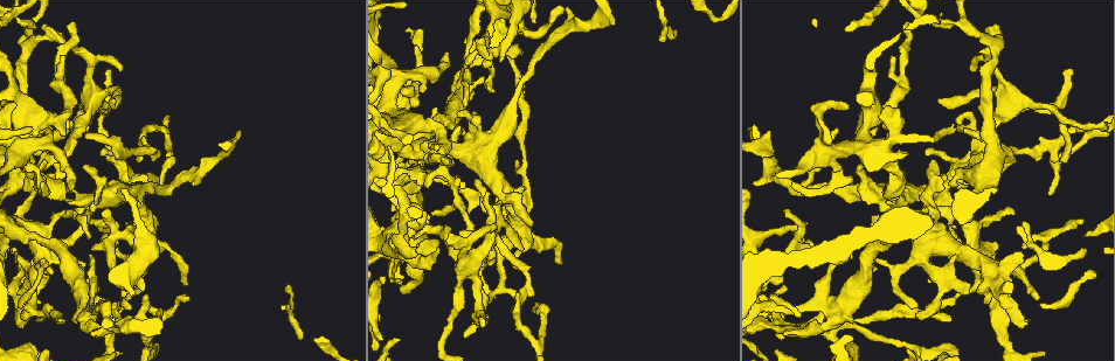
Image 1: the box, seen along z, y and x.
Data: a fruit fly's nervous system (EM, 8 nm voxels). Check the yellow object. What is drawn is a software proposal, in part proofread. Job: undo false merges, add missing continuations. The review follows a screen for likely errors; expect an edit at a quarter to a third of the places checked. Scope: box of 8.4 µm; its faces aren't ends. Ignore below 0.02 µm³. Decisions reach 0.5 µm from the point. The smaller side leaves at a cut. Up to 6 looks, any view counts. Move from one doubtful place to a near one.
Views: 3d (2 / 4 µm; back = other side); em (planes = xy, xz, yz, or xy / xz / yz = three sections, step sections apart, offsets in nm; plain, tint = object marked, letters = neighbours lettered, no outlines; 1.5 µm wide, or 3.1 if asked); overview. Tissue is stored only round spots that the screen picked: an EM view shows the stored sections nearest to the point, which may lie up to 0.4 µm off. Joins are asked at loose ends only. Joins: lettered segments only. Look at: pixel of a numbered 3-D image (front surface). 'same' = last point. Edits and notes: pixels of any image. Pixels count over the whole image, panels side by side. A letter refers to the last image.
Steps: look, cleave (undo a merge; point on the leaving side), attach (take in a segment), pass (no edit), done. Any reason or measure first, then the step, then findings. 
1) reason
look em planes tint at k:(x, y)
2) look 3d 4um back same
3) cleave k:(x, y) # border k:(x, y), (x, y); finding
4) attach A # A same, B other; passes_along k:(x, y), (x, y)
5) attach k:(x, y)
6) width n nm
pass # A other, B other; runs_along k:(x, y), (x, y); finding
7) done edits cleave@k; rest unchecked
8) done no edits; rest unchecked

branch point
look 3d 4um at 1:(944, 184)

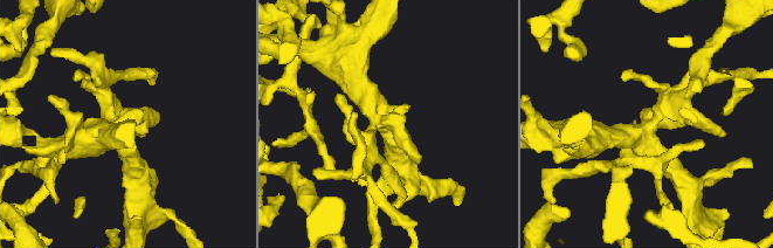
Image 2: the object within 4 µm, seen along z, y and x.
now the EM
look em planes tint at 2:(376, 121)

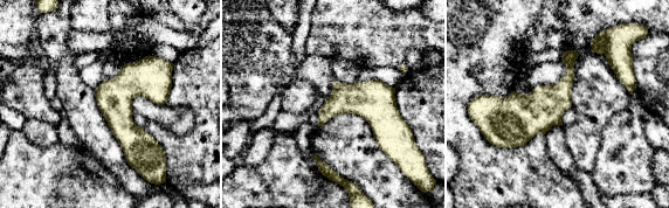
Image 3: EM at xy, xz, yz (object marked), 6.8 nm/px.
look em planes letters same

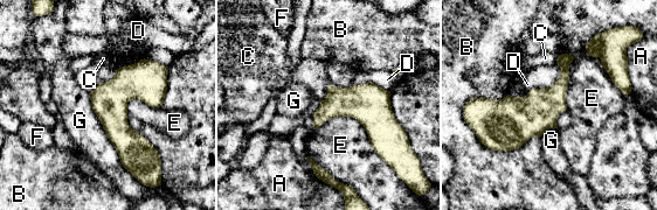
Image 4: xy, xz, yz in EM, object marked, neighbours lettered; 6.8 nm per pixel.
width 200 nm; longest_contact E 500 nm
pass # A other, B other, C other, D other, E other, F other, G other; one cell here

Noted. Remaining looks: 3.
an open end
look em planes letters at 1:(88, 280)

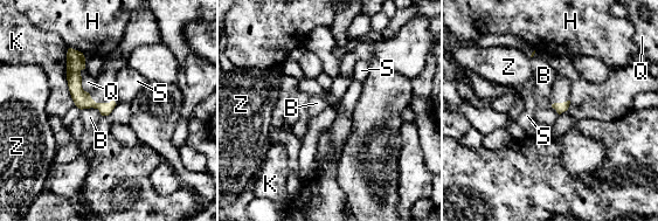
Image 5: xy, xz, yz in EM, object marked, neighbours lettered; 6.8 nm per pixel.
pass # B other, H other, K other, Q other, S other, Z other; runs_along 5:(70, 52), (75, 88), (105, 112); no lettered segment goes on from it

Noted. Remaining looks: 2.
a narrow waist
look em yz step 4 tint at 1:(896, 173)

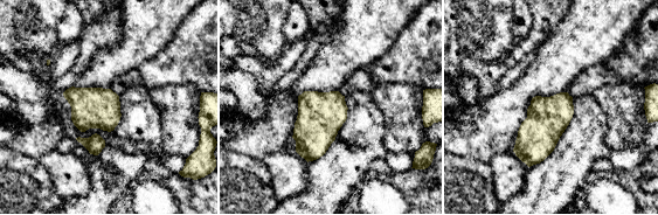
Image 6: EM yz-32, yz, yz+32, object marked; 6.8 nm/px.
what lies round it
look em yz step 4 letters same

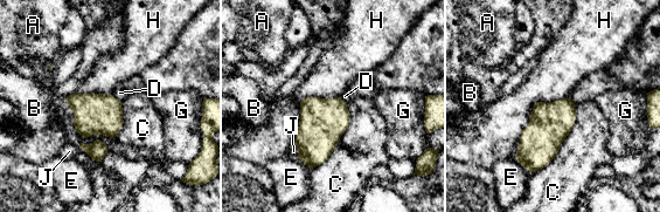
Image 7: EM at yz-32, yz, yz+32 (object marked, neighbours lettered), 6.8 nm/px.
width 280 nm
pass # A other, B other, C other, D other, E other, G other, H other, J other; border 7:(67, 103), (83, 137), (115, 137); all the same cell

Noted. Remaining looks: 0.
done no edits; rest unchecked

